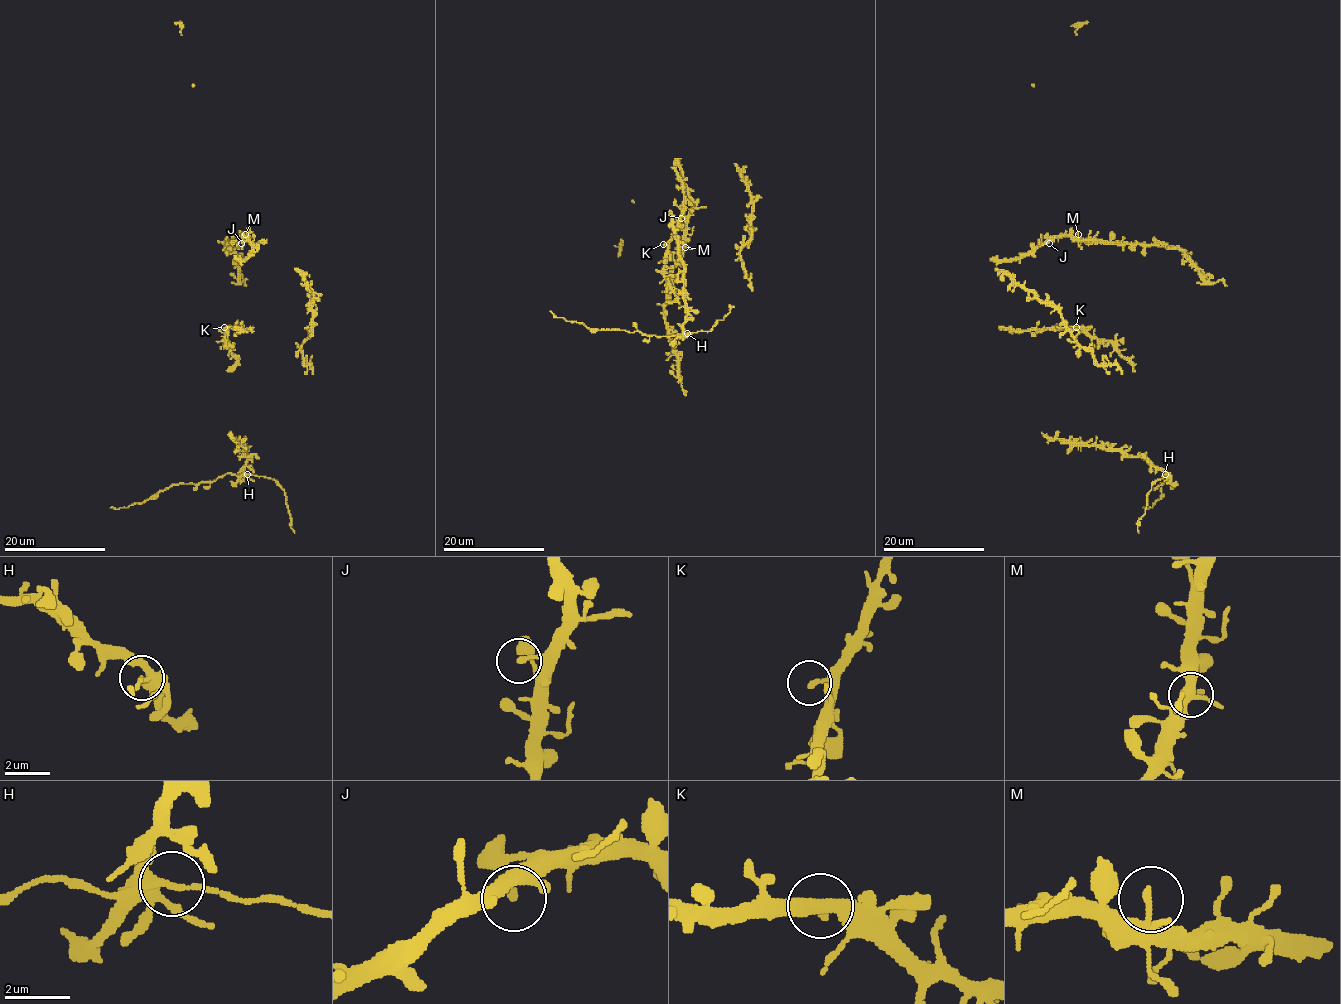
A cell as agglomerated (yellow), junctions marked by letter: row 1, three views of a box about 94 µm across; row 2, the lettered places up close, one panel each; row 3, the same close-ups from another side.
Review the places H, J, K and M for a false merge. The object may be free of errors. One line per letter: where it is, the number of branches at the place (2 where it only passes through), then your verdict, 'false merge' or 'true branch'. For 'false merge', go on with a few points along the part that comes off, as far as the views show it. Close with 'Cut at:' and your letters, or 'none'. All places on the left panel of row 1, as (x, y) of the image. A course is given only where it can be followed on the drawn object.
H: (247, 474) | 2 | false merge | (248, 474), (225, 474), (212, 481), (198, 484), (172, 484), (143, 503), (110, 508)
J: (241, 243) | 1 | true branch
K: (224, 327) | 2 | true branch
M: (245, 234) | 2 | true branch
Cut at: H

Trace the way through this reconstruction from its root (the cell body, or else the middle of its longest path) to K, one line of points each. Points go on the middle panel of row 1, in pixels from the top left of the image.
K: (674, 228), (674, 234), (663, 244)

